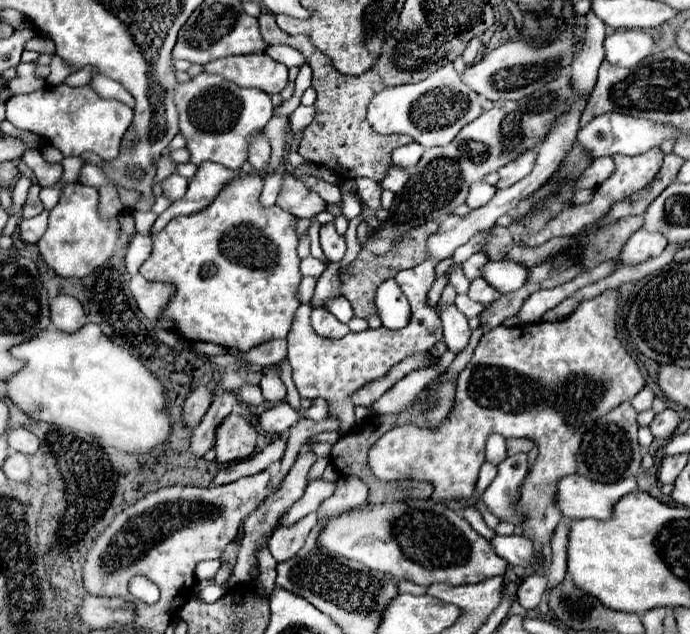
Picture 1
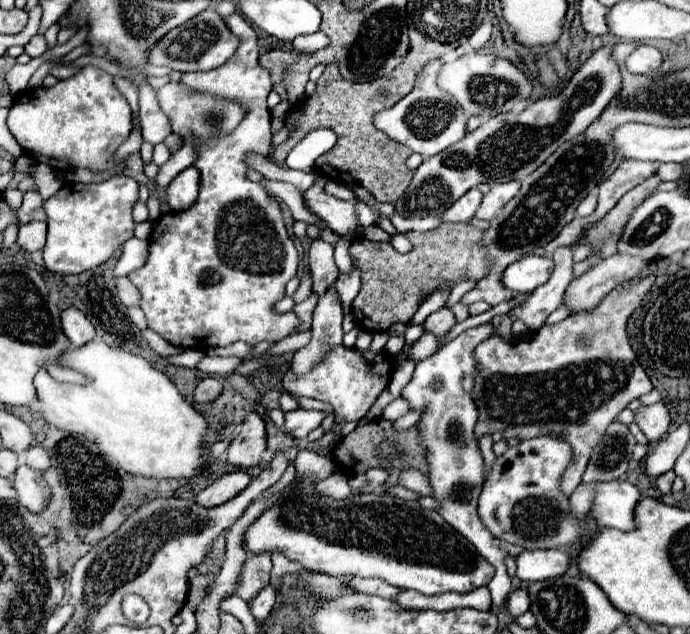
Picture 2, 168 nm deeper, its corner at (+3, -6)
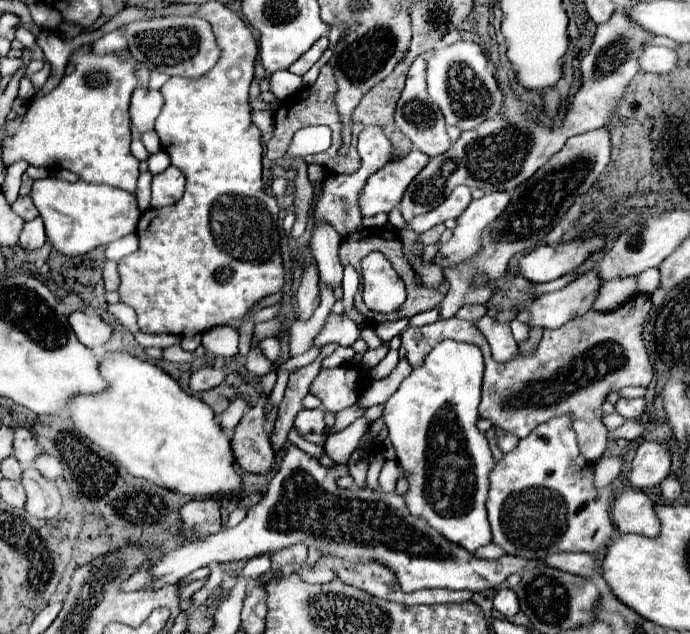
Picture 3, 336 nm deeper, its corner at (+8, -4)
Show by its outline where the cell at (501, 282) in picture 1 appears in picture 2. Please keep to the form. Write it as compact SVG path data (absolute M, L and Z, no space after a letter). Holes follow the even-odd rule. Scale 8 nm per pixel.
M527 255L515 263L511 263L503 271L503 283L507 289L517 293L531 293L533 289L547 283L553 273L553 261L549 257Z

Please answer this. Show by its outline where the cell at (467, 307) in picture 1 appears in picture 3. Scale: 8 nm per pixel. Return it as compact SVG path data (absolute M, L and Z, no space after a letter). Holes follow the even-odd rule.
M464 305L458 313L460 319L466 319L470 323L474 323L476 319L480 319L482 315L486 315L486 305Z

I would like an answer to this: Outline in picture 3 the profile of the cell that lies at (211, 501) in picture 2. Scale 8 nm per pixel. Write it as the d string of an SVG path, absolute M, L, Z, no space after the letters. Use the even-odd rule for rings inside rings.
M194 499L188 501L182 509L182 535L188 539L192 537L202 537L202 535L212 535L220 531L220 499Z

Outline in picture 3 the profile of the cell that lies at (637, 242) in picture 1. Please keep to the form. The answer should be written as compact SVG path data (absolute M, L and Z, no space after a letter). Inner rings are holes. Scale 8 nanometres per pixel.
M596 267L580 273L572 283L568 283L560 291L546 293L532 301L530 327L556 329L584 315L586 311L592 309L594 301L598 299L598 289L600 277Z

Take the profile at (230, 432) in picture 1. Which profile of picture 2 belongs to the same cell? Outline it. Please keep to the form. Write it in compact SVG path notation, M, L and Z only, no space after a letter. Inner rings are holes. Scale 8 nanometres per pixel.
M249 413L227 449L227 461L237 467L255 467L267 449L265 423L257 413Z

